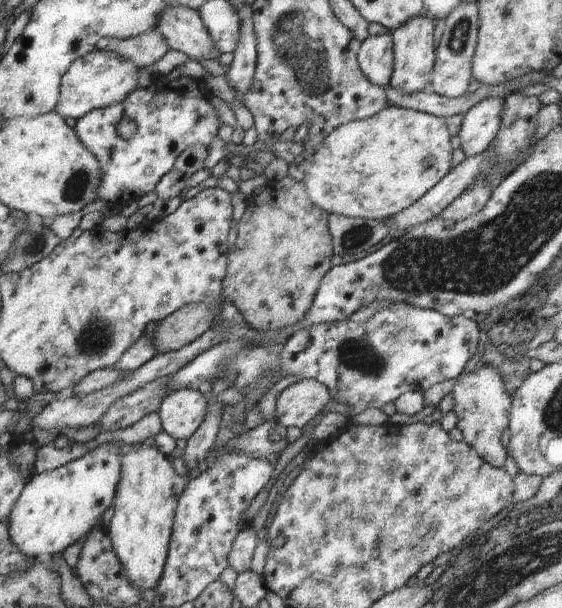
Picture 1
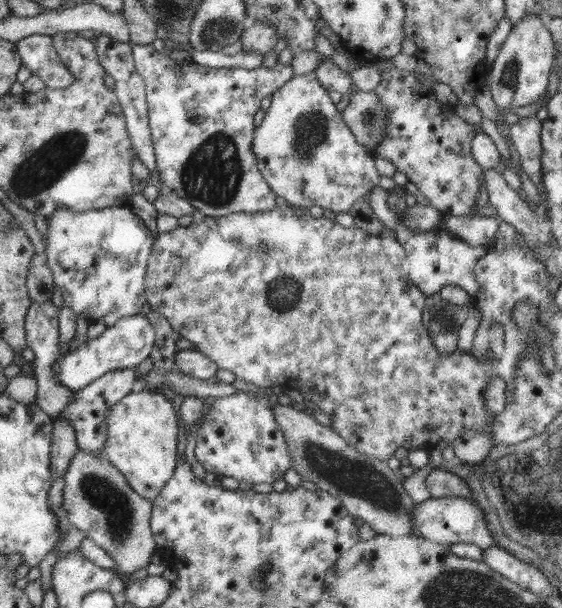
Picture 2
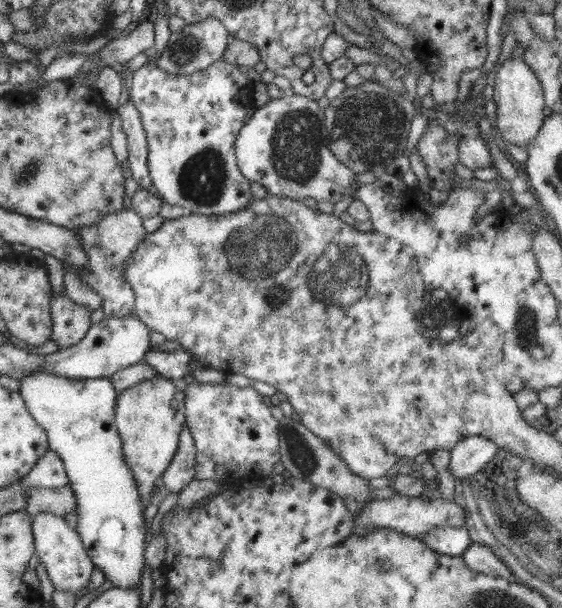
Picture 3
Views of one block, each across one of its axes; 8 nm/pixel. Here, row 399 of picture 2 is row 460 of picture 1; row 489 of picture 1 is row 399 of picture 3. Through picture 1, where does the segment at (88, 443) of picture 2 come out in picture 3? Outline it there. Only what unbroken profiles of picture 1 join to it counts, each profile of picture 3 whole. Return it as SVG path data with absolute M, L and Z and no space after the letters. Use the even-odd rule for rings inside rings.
M34 372L33 376L26 376L20 380L21 388L19 394L24 399L27 410L30 412L33 420L36 420L37 424L46 431L47 440L49 443L49 449L56 452L62 462L64 463L64 468L68 477L68 483L76 495L76 507L78 515L78 524L76 527L76 532L80 535L82 539L82 544L84 550L88 553L88 556L92 559L94 566L100 567L106 575L106 580L109 580L114 587L128 588L137 587L140 585L140 577L142 575L142 569L145 564L145 543L144 537L146 534L145 530L145 520L144 520L144 506L142 504L142 498L140 498L140 492L136 488L136 480L132 476L132 472L128 465L126 464L122 451L122 442L119 438L117 426L115 424L115 407L116 399L119 396L113 382L110 379L79 379L71 380L63 377L56 377L53 375L48 375L48 372Z

